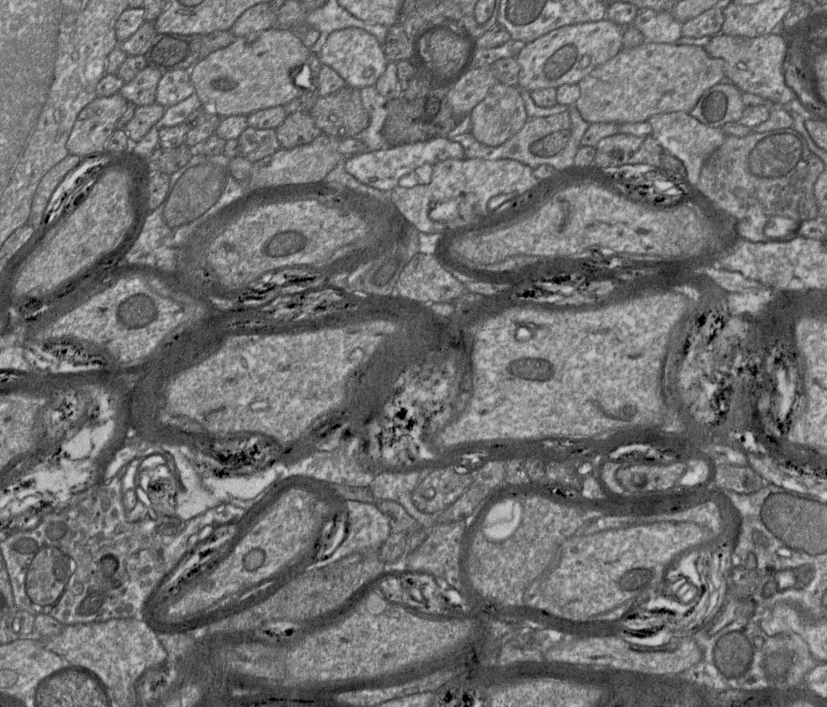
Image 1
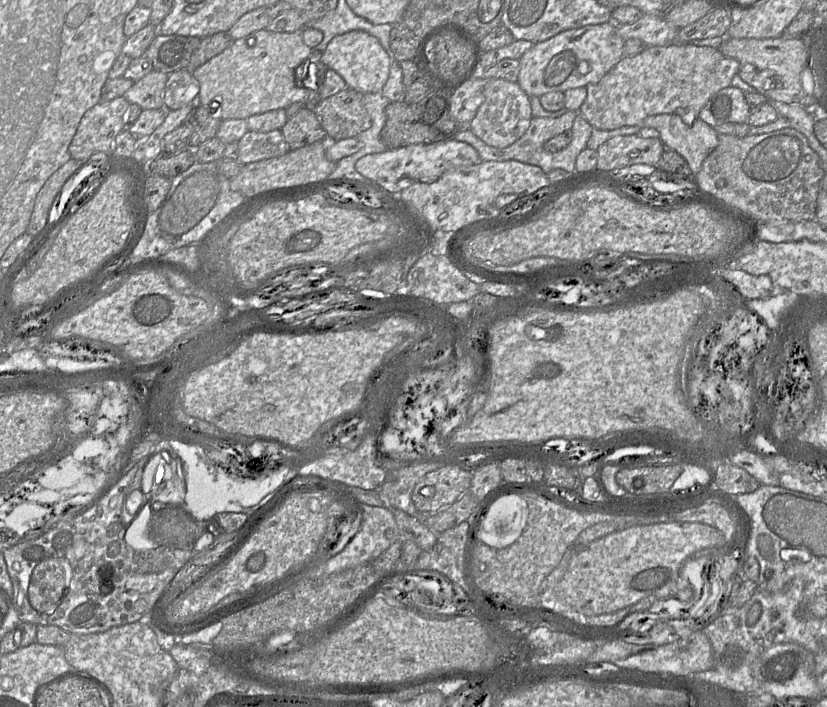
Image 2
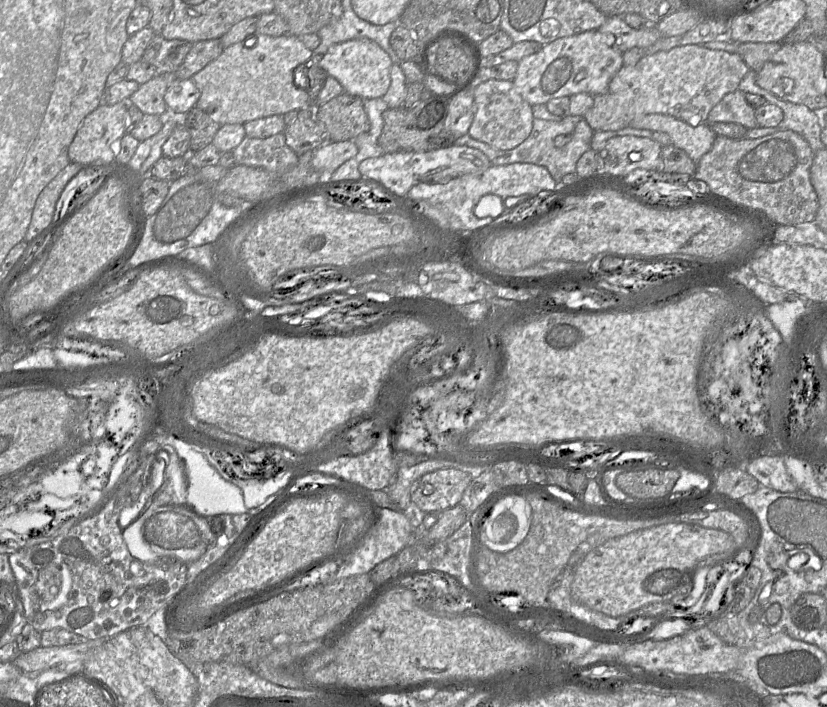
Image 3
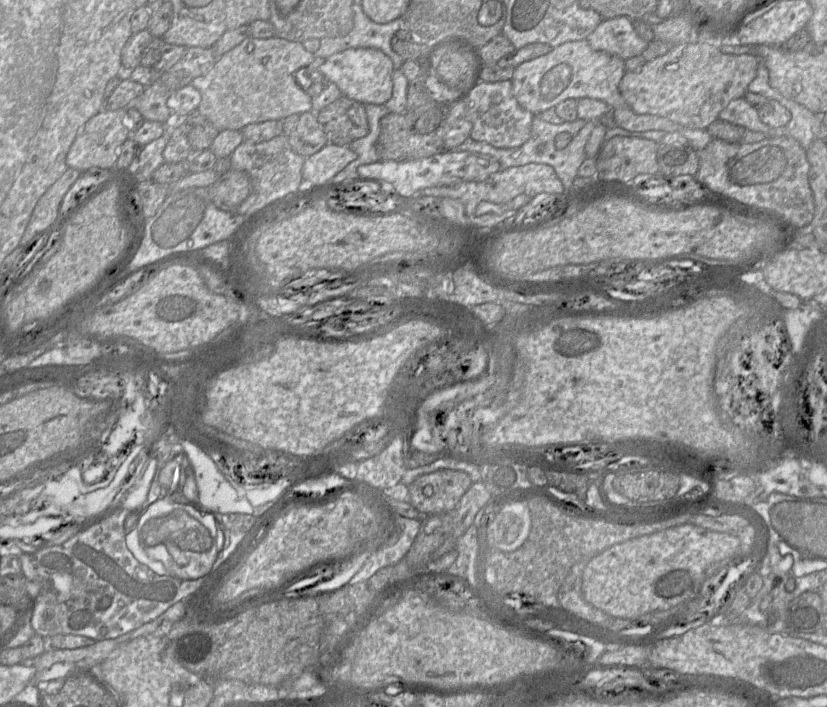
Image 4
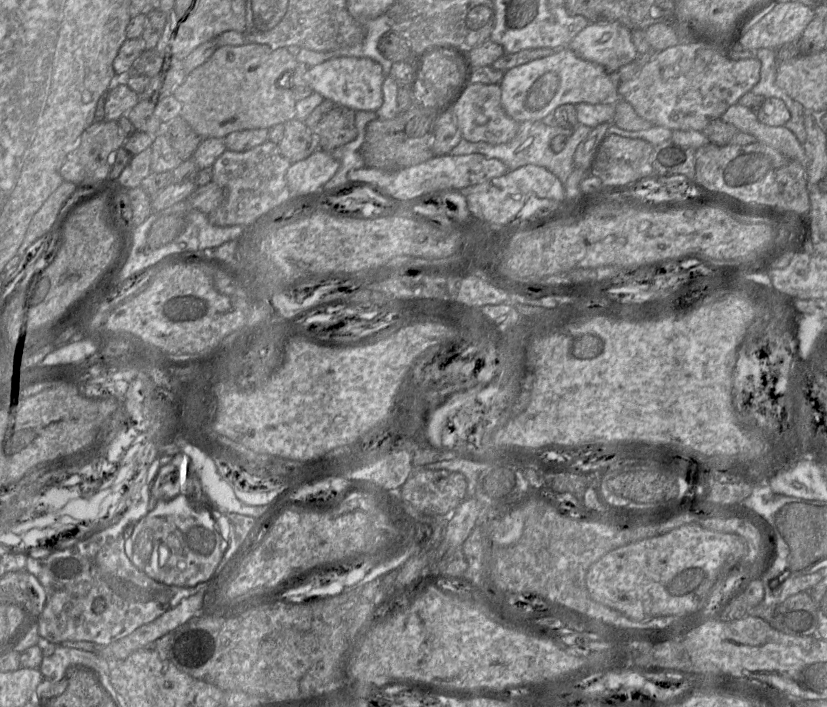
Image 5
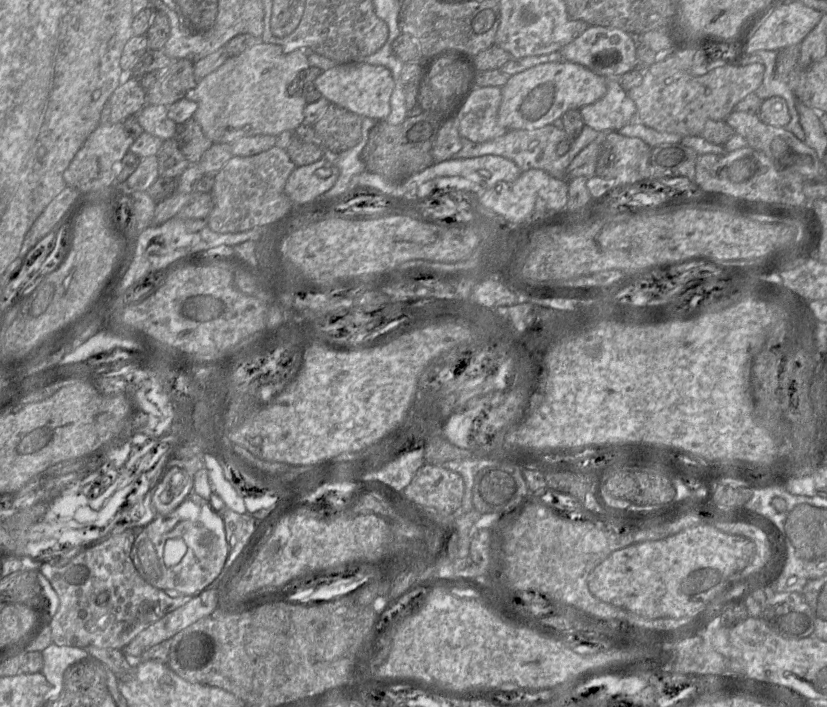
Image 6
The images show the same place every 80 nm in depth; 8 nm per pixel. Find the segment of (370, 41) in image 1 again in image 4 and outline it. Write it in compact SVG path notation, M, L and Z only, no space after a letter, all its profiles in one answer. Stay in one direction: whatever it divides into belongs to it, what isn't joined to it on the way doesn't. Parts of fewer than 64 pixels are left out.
M360 47L340 51L326 58L318 70L328 84L334 84L339 89L342 96L361 104L382 105L391 96L391 62L375 48Z

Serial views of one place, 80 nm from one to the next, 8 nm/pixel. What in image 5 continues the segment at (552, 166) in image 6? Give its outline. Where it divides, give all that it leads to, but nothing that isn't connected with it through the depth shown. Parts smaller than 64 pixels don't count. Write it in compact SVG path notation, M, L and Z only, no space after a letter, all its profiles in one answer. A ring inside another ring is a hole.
M541 120L519 123L518 132L509 142L493 145L486 142L469 142L462 138L460 143L449 154L458 156L477 153L487 158L496 158L507 166L508 171L513 171L527 164L541 166L553 173L564 185L574 169L574 153L577 146L589 135L593 128L580 123L575 129L567 129L560 125L551 127L544 124ZM557 135L567 137L566 146L559 153L555 153L551 147L551 140Z

